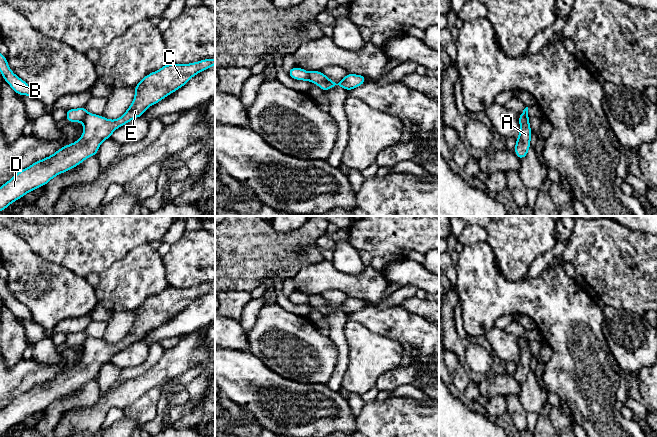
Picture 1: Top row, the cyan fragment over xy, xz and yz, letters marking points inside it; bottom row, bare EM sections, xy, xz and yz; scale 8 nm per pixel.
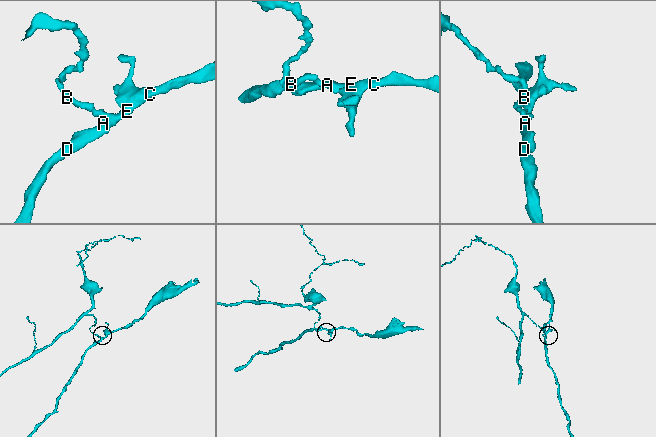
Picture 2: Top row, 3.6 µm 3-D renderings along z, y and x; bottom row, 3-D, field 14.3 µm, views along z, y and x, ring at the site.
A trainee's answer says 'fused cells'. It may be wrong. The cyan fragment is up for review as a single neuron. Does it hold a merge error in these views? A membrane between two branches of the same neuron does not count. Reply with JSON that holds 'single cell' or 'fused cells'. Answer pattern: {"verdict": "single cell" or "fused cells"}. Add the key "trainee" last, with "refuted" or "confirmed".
{"verdict": "fused cells", "trainee": "confirmed"}

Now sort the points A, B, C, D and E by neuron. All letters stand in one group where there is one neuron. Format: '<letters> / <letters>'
A C D E / B

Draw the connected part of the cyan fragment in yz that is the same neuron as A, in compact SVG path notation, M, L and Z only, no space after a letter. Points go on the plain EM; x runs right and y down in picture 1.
M519 339L520 356L519 361L515 364L515 378L521 384L524 383L530 373L531 352L528 339Z

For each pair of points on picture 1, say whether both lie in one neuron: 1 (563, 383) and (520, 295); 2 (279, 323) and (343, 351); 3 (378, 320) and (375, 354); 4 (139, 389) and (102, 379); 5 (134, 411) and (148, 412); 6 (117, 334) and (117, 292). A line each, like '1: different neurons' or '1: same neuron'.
1: same neuron
2: different neurons
3: different neurons
4: different neurons
5: same neuron
6: different neurons

